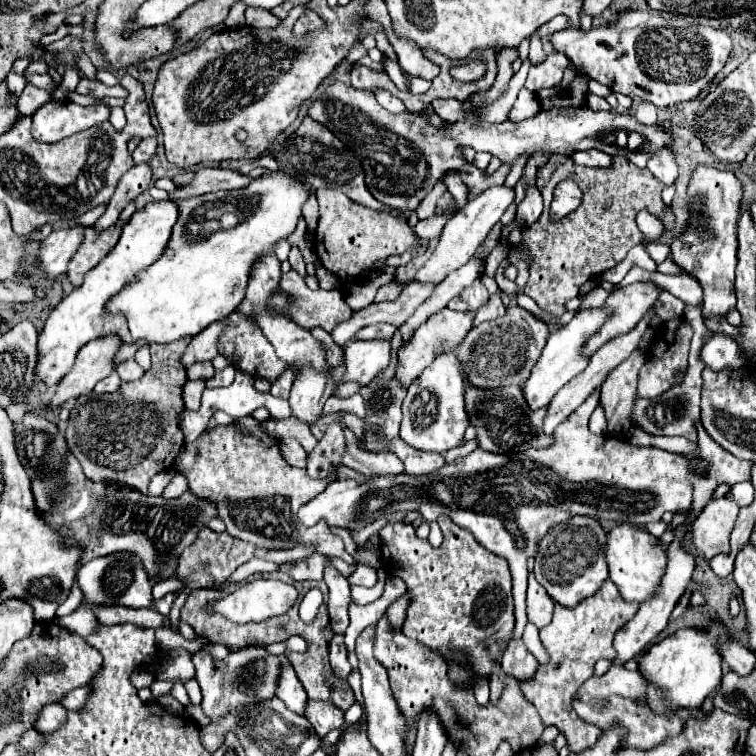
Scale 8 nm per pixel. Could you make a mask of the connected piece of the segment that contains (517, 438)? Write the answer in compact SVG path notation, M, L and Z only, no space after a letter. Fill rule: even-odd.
M464 381L464 397L466 397L466 413L470 415L470 425L478 429L478 447L488 453L522 453L528 449L546 449L546 445L554 445L554 435L546 435L542 425L546 417L546 409L532 411L524 399L522 385L498 387L498 389L480 389L470 381Z

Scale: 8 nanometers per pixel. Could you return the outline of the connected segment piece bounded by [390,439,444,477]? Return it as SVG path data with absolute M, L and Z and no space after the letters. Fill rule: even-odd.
M402 439L390 441L390 451L394 451L404 461L408 475L418 475L418 477L430 475L430 473L438 473L444 467L444 457L440 453L418 451L406 445Z

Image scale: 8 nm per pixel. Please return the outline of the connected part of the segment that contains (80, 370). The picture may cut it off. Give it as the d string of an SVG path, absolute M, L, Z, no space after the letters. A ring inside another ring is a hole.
M114 333L86 343L78 353L72 371L60 381L56 395L48 403L48 409L56 409L78 395L90 393L100 379L116 371L116 353L122 345L124 341Z

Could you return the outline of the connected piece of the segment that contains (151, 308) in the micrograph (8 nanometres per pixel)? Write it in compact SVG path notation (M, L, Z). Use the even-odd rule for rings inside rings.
M270 171L258 179L252 179L250 185L242 189L206 193L202 197L178 201L180 217L174 225L166 253L160 261L150 265L150 269L138 273L138 281L126 285L126 289L122 289L122 293L118 293L106 309L110 313L122 311L126 315L134 341L146 339L148 343L170 343L182 337L198 335L210 323L230 315L244 301L254 263L262 255L274 253L276 245L294 233L298 219L302 217L302 205L310 199L310 191L312 187L308 183L282 171ZM212 221L220 221L218 231L210 231Z

